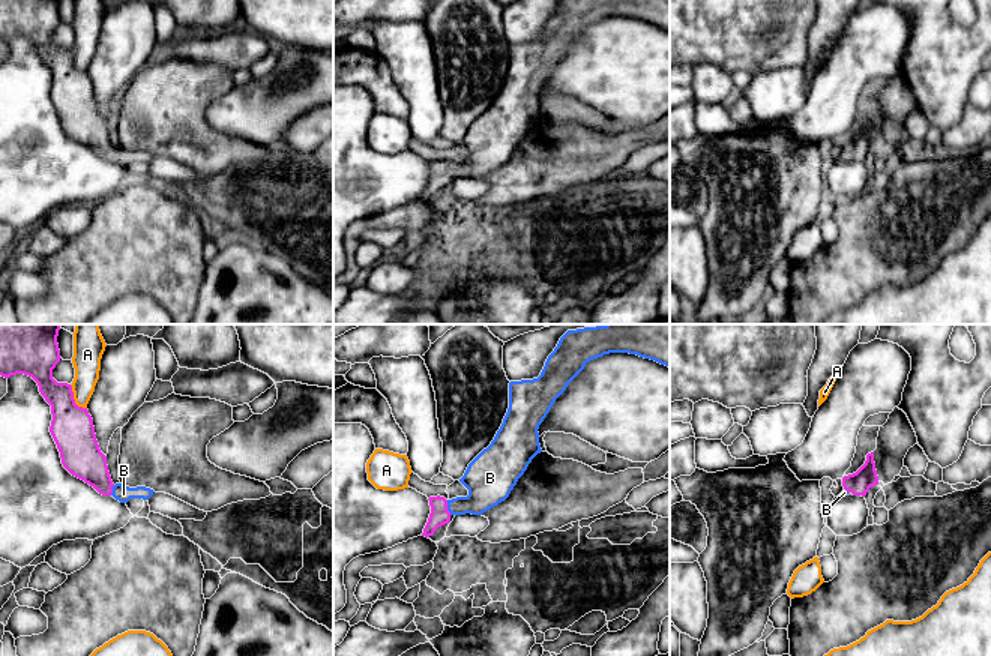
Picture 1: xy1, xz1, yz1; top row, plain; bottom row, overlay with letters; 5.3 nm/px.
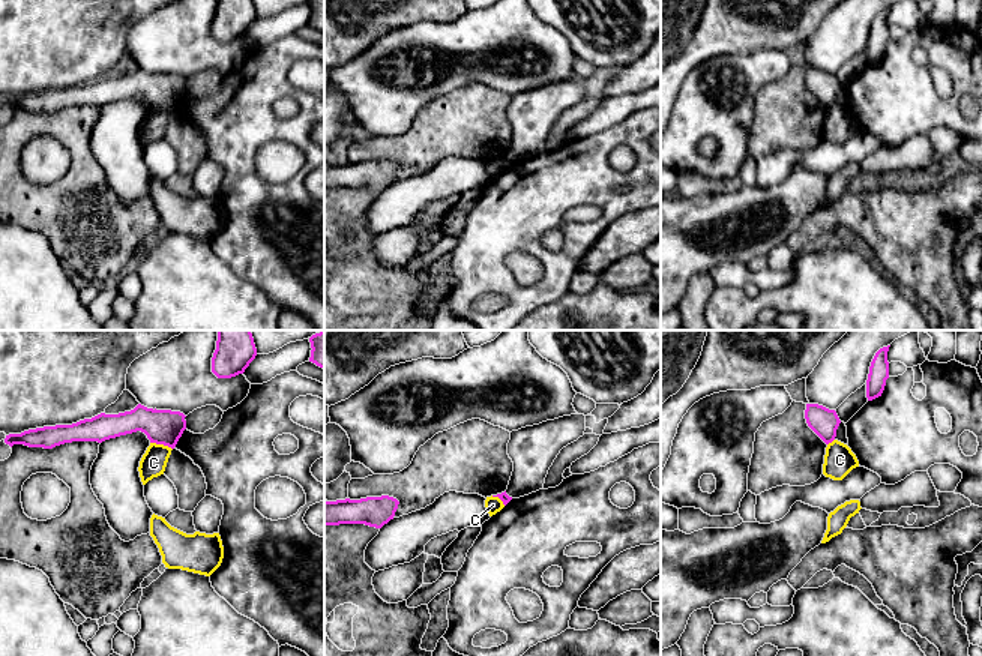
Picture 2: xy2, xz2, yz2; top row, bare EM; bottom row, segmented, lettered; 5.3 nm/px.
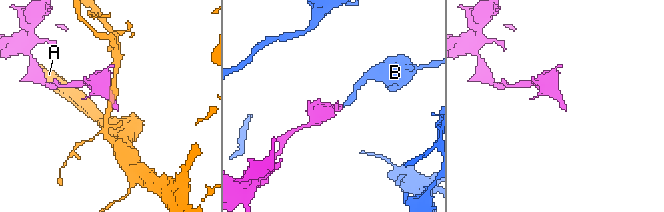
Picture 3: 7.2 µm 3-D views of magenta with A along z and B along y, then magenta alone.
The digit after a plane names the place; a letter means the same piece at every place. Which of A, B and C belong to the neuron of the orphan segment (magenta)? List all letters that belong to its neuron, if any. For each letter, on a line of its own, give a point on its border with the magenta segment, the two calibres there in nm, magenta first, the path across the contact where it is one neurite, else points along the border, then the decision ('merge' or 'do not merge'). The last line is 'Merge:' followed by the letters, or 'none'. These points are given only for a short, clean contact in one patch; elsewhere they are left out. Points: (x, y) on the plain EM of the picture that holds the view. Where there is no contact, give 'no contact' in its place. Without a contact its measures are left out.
A: contact xy1 (74, 63); calibres 220 and 150 nm; do not merge
B: contact xz1 (446, 171); calibres 100 and 220 nm; way xz1 (440, 179), (446, 171), (467, 168), (487, 149); merge
C: contact xy2 (161, 107); calibres 190 and 140 nm; border xy2 (150, 105), (167, 108), (171, 113); do not merge
Merge: B

